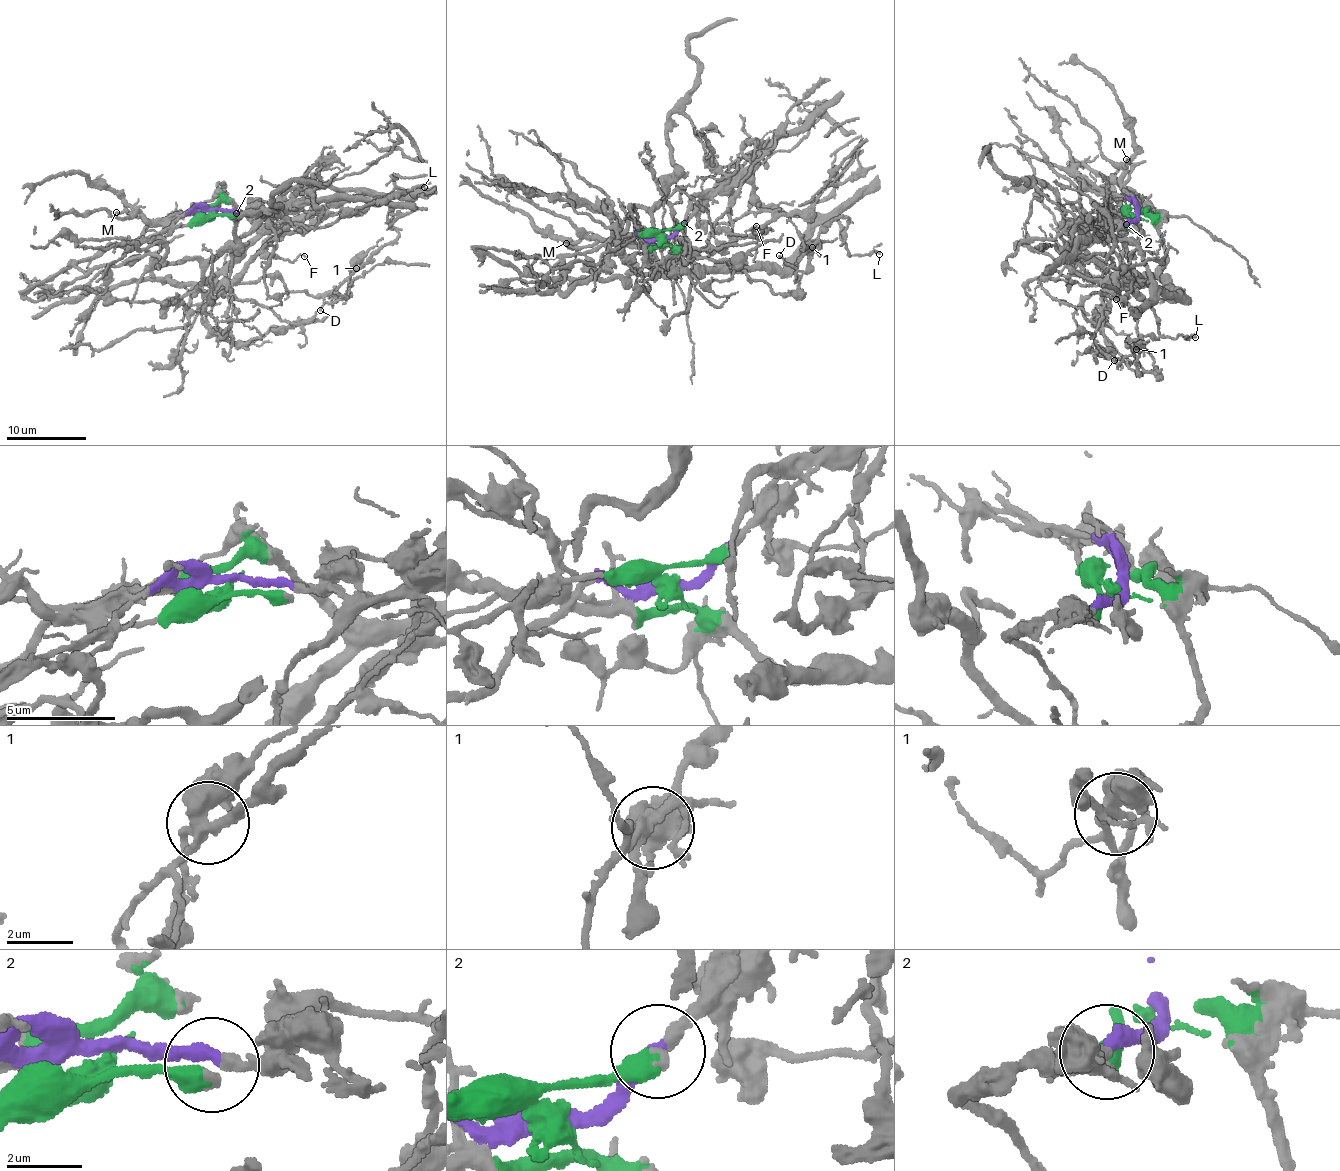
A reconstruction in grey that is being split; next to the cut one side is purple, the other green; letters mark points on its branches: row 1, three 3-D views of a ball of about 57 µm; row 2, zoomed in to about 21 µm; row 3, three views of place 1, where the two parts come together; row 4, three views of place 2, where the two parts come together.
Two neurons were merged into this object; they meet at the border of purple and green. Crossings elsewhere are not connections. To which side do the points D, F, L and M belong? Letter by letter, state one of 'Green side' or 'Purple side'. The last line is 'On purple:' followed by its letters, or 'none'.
D: Green side
F: Purple side
L: Green side
M: Green side
On purple: F

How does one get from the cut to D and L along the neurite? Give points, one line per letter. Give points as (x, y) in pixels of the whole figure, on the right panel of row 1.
D: (1136, 214), (1159, 230), (1164, 286), (1183, 298), (1158, 293), (1157, 332), (1129, 337), (1137, 373), (1114, 360)
L: (1136, 214), (1159, 230), (1164, 286), (1183, 298), (1158, 293), (1157, 332), (1196, 337)

